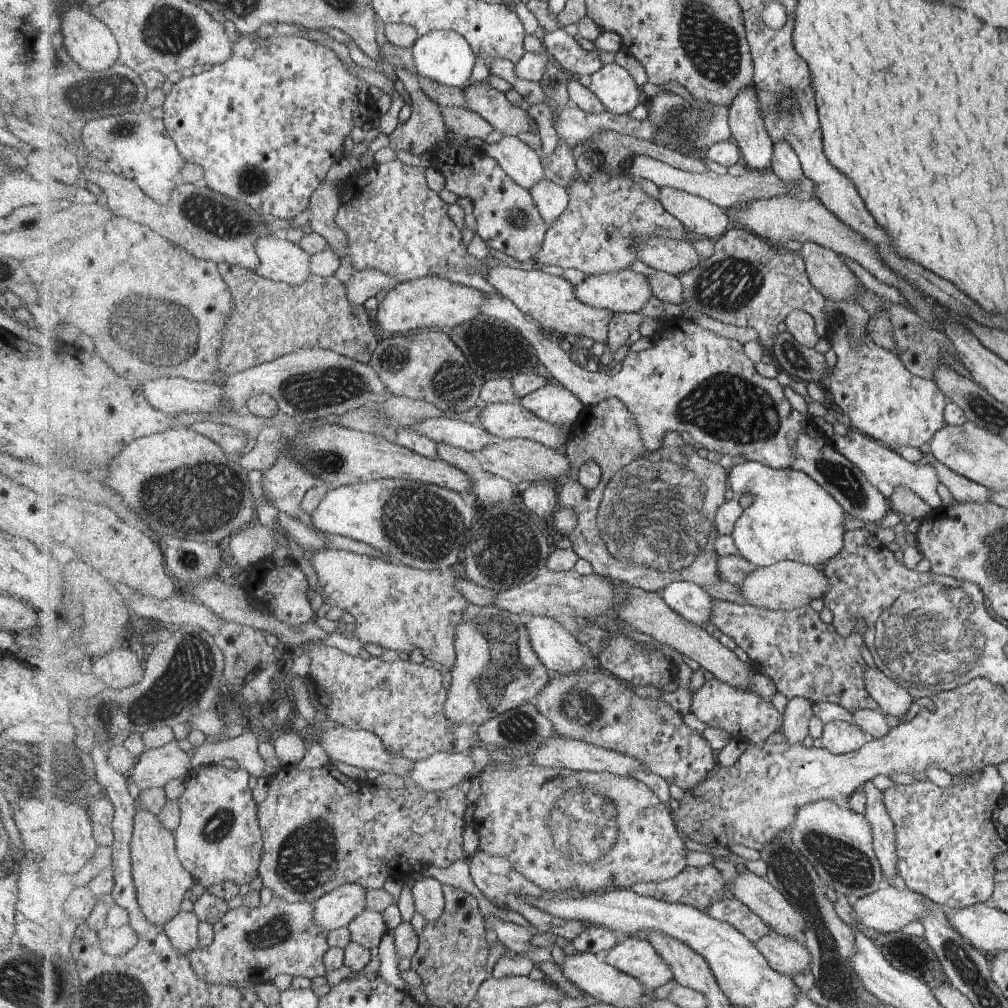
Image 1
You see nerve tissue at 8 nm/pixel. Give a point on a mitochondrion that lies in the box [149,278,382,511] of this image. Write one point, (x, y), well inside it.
(337, 385)

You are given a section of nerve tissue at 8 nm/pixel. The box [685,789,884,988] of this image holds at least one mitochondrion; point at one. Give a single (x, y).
(848, 865)

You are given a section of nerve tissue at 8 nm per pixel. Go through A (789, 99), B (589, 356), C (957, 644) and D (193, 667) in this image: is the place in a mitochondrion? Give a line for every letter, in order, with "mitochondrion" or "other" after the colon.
A: mitochondrion
B: other
C: mitochondrion
D: mitochondrion

